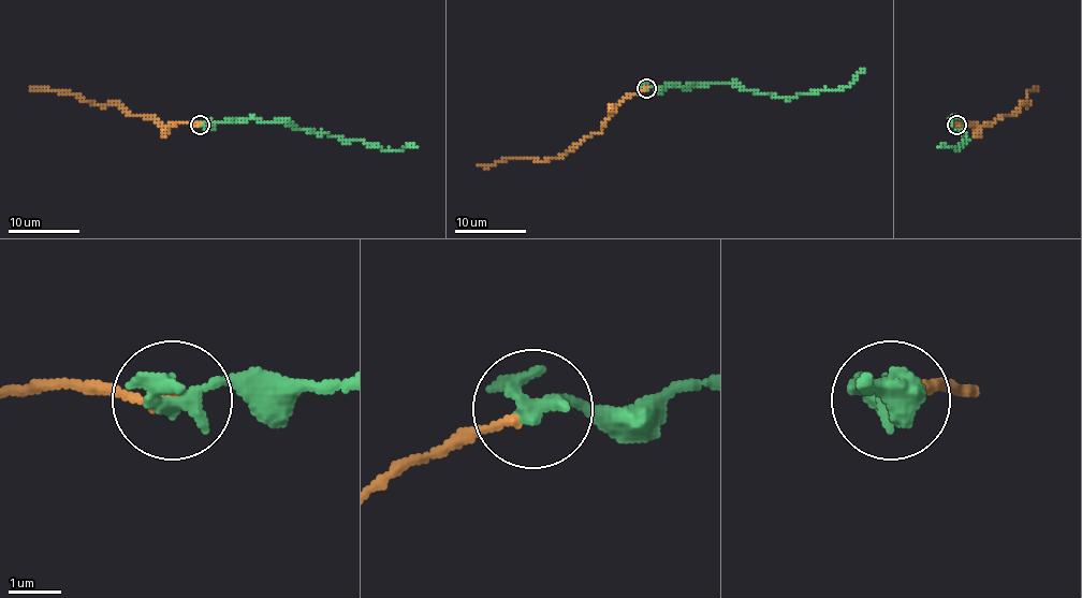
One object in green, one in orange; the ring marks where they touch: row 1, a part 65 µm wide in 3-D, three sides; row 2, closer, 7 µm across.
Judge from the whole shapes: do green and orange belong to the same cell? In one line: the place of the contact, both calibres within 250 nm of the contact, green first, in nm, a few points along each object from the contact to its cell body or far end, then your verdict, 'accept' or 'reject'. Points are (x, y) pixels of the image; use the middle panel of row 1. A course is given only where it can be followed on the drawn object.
(646, 88) | 440/160 nm | green via (646, 88), (734, 84), (748, 91), (792, 98), (846, 88), (863, 70) | orange via (645, 88), (626, 97), (599, 132), (565, 154), (553, 159), (515, 157), (477, 165) | accept

